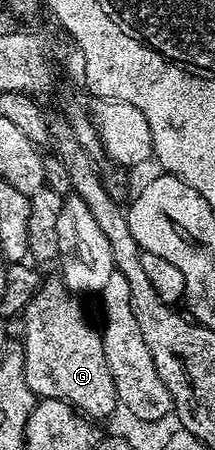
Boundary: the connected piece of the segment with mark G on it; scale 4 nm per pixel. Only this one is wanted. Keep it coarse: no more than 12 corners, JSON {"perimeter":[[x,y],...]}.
{"perimeter":[[77,294],[33,299],[24,369],[35,397],[91,420],[119,406],[101,330]]}

